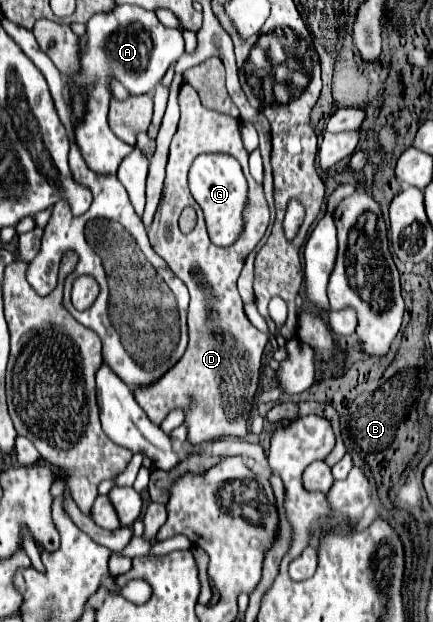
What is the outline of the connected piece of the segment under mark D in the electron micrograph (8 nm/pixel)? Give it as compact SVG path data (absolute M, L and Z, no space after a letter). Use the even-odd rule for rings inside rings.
M187 82L181 86L179 106L181 120L169 148L161 206L149 230L149 242L153 250L167 262L167 266L177 274L177 278L183 280L191 294L187 312L189 344L181 360L171 370L167 370L157 382L153 382L153 386L135 386L133 396L155 424L161 424L173 408L183 408L187 412L185 422L189 426L189 442L201 444L225 436L241 438L249 432L247 422L249 412L255 404L255 394L259 390L261 356L269 340L247 320L241 296L237 292L237 278L247 254L265 234L265 228L269 224L269 208L261 184L255 184L249 174L249 154L243 148L239 136L239 122L231 116L207 110L193 86L189 86ZM205 152L225 152L233 156L241 164L247 178L248 201L243 211L245 226L241 238L237 238L237 244L233 246L213 246L201 208L191 198L187 186L189 166L199 154ZM187 206L193 206L197 210L197 226L189 234L183 234L177 226L177 220Z

